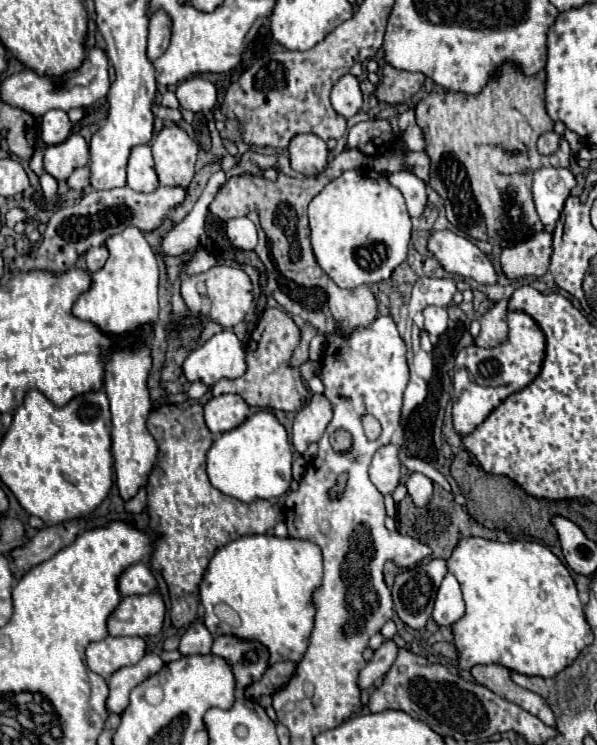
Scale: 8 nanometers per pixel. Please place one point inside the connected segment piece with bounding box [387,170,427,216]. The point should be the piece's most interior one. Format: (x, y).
(414, 191)

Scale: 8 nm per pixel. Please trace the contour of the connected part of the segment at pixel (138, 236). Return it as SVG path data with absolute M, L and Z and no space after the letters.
M131 226L115 236L105 240L105 248L109 250L107 264L91 274L93 286L81 294L77 304L73 306L73 314L81 320L89 320L97 324L103 332L109 334L125 334L135 332L143 324L157 322L157 286L159 286L159 264L149 246L143 238L139 228Z

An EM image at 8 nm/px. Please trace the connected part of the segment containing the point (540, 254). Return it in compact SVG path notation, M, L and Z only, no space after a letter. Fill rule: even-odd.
M537 232L513 246L503 248L501 266L507 278L525 278L525 276L543 276L549 268L549 258L553 252L551 234Z

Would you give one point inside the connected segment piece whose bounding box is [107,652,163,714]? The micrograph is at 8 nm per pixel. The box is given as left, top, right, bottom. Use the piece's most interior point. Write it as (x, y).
(124, 680)

